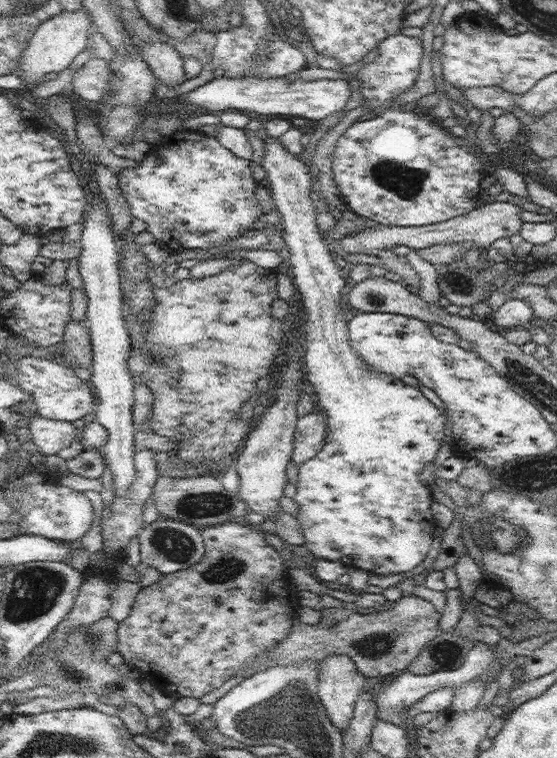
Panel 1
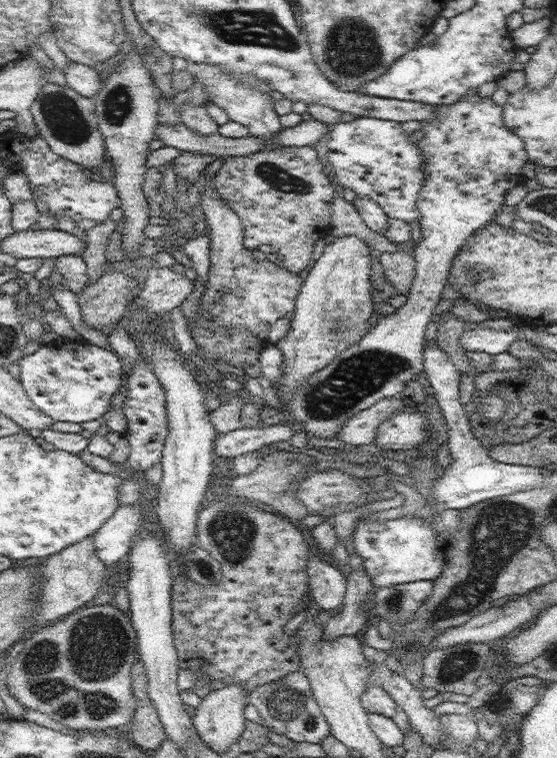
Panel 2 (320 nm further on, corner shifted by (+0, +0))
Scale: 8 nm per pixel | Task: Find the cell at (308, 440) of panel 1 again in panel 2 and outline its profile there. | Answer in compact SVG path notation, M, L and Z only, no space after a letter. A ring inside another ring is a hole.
M397 396L382 399L371 408L366 408L350 418L336 438L351 446L369 445L374 442L378 428L384 420L388 420L394 413L400 413L402 409L404 402Z

